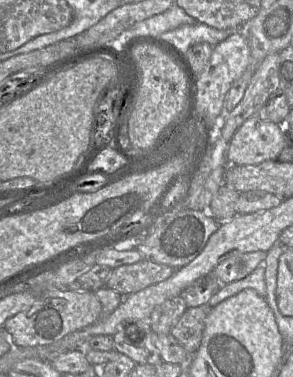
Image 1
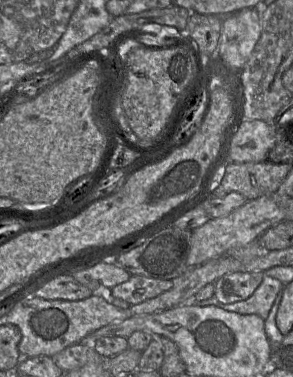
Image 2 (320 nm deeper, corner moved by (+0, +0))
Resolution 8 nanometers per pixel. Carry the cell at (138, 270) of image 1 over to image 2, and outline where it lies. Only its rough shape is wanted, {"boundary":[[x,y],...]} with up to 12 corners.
{"boundary":[[131,275],[107,292],[136,305],[171,289],[172,280]]}

